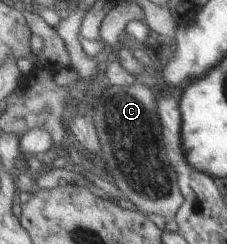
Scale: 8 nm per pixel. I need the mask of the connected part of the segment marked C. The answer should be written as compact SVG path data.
M136 82L126 86L108 84L98 98L93 115L109 164L110 182L130 200L127 205L145 215L163 216L166 222L176 219L185 198L176 169L166 160L168 154L164 150L163 124L156 90Z

